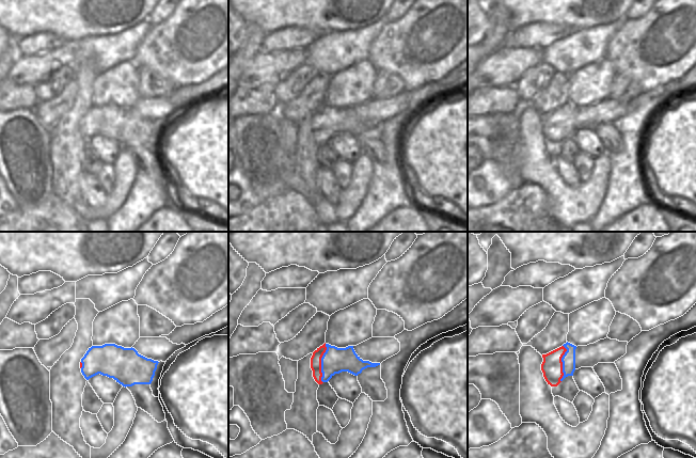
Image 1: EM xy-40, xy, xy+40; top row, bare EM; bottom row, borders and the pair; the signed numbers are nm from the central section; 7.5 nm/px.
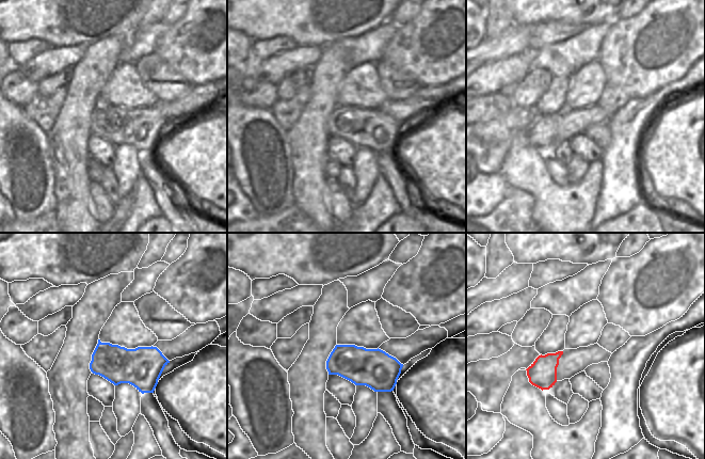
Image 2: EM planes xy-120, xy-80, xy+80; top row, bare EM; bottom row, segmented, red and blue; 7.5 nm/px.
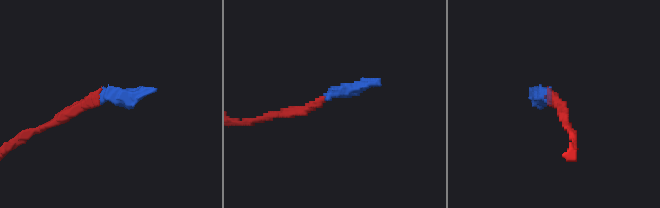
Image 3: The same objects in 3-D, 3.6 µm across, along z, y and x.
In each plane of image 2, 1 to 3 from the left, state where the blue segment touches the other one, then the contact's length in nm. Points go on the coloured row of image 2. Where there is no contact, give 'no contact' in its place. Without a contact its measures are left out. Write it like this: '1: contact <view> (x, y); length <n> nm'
1: no contact
2: no contact
3: no contact

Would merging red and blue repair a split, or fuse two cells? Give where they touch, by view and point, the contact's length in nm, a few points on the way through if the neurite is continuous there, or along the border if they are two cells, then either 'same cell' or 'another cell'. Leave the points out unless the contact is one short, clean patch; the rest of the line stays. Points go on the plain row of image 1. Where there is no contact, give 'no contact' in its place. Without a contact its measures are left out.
xy (320, 124) | 300 nm | along xy (326, 105), (326, 111), (321, 119), (322, 143) | another cell

